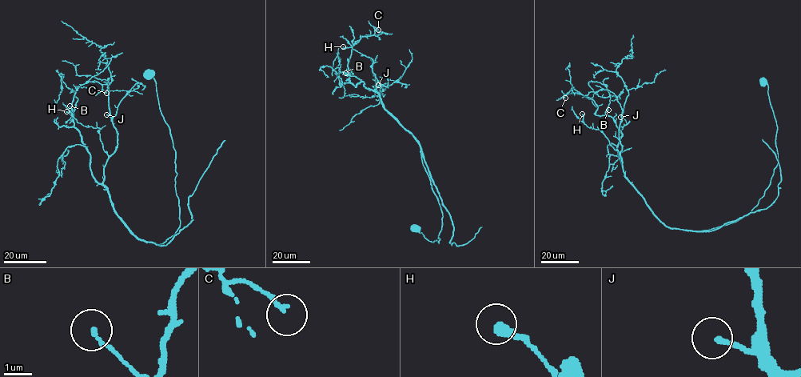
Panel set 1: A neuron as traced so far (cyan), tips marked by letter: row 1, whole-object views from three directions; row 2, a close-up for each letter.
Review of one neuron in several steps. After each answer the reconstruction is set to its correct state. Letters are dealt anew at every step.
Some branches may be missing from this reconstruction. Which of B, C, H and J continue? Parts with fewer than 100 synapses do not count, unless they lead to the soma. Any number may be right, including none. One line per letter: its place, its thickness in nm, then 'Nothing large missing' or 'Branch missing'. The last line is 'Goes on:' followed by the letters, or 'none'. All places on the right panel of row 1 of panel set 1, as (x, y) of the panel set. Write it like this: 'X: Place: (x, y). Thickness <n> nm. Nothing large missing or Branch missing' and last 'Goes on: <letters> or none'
B: Place: (608, 110). Thickness 150 nm. Nothing large missing
C: Place: (565, 98). Thickness 160 nm. Nothing large missing
H: Place: (582, 114). Thickness 360 nm. Nothing large missing
J: Place: (620, 117). Thickness 170 nm. Nothing large missing
Goes on: none

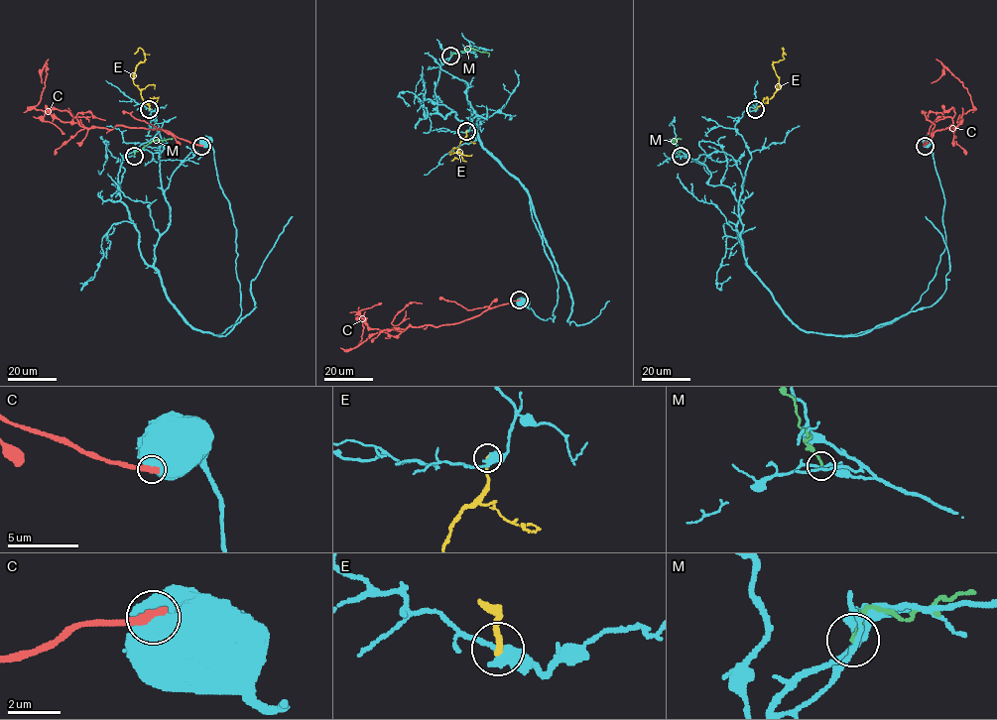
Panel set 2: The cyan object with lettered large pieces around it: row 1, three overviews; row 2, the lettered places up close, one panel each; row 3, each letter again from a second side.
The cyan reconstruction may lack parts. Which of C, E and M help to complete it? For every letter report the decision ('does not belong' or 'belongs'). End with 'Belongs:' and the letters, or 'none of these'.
C: does not belong
E: does not belong
M: does not belong
Belongs: none of these

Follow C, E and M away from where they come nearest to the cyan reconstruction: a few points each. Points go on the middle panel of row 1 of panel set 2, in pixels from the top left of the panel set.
C: (519, 300), (488, 307), (460, 322), (408, 326), (395, 336), (377, 331), (352, 349), (361, 339), (358, 306)
E: (466, 131), (455, 153), (449, 154), (457, 149), (462, 159), (450, 161)
M: (450, 56), (469, 49), (488, 53), (488, 57)

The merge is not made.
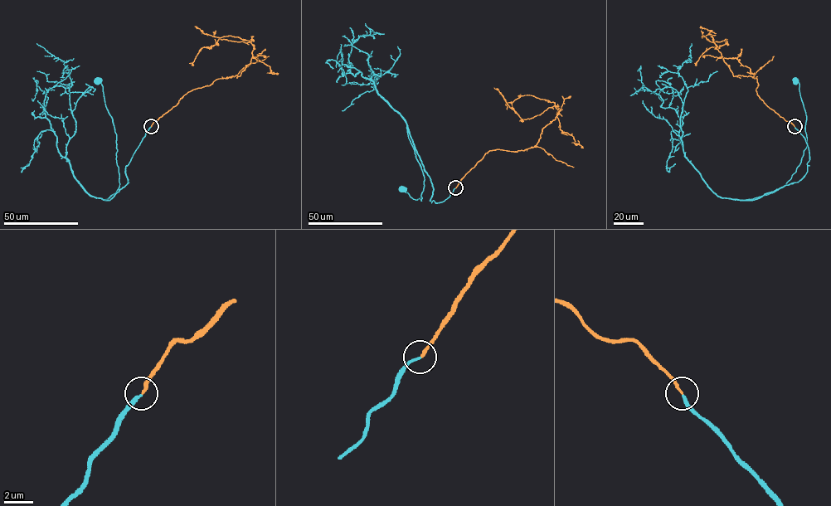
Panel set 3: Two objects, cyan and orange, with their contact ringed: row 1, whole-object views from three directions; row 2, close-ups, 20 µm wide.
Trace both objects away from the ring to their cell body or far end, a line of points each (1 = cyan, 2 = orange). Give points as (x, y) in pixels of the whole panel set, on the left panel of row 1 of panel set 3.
1: (150, 127), (125, 167), (128, 182), (110, 200), (103, 200), (117, 190), (119, 175), (116, 134), (98, 82)
2: (151, 126), (193, 90), (239, 76), (250, 62), (254, 46), (219, 39), (200, 49), (189, 63)

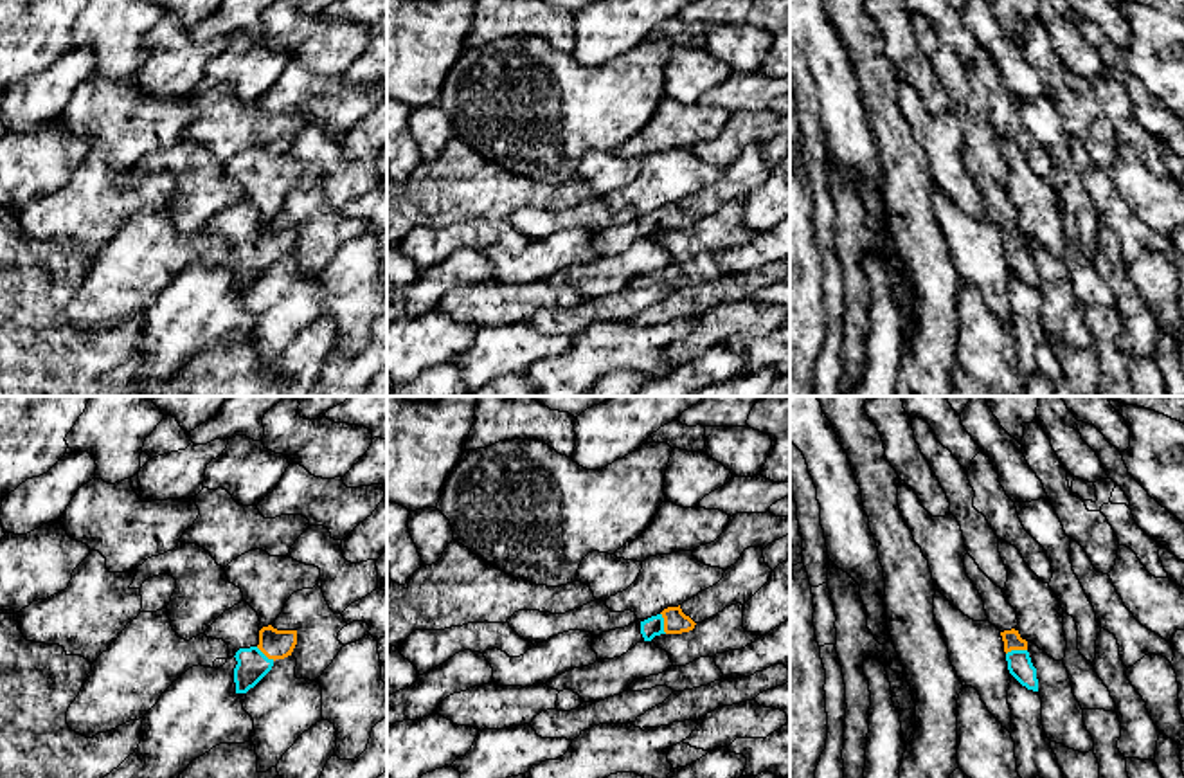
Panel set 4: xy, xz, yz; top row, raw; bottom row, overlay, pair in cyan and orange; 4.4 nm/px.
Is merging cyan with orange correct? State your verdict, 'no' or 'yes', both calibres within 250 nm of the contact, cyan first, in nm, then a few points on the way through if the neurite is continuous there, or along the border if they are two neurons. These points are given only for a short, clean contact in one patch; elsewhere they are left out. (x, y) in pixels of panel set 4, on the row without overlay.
yes; 110 nm thick on the cyan side, 80 nm on the other; runs through yz (1019, 260), (1015, 247), (1012, 236)

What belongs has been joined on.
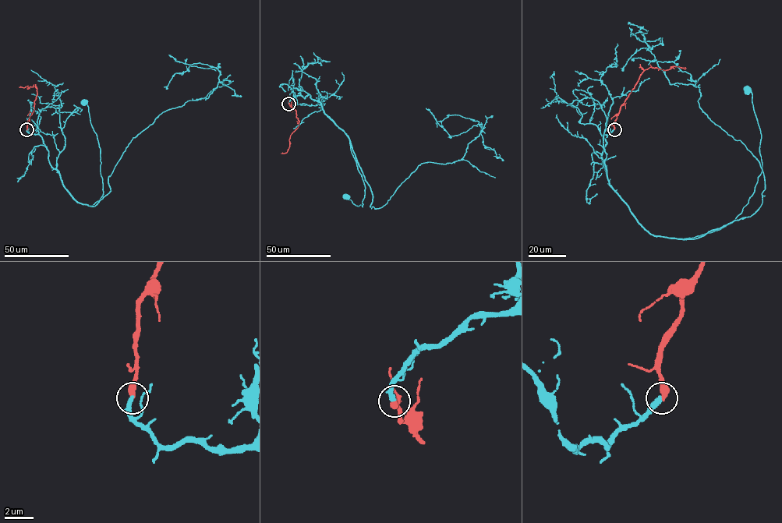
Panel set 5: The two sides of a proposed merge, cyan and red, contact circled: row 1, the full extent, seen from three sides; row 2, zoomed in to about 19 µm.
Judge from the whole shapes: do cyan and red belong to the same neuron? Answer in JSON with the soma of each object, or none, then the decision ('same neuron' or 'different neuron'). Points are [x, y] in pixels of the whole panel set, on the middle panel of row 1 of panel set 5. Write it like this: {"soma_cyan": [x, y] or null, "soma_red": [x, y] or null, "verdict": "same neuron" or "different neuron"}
{"soma_cyan": [346, 196], "soma_red": null, "verdict": "same neuron"}

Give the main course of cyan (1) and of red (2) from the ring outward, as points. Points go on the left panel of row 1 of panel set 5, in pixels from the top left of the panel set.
1: (27, 129), (42, 138), (50, 164), (69, 194), (78, 202), (92, 205), (103, 194), (100, 149), (84, 104)
2: (27, 129), (27, 120), (34, 110), (37, 88), (19, 86)

